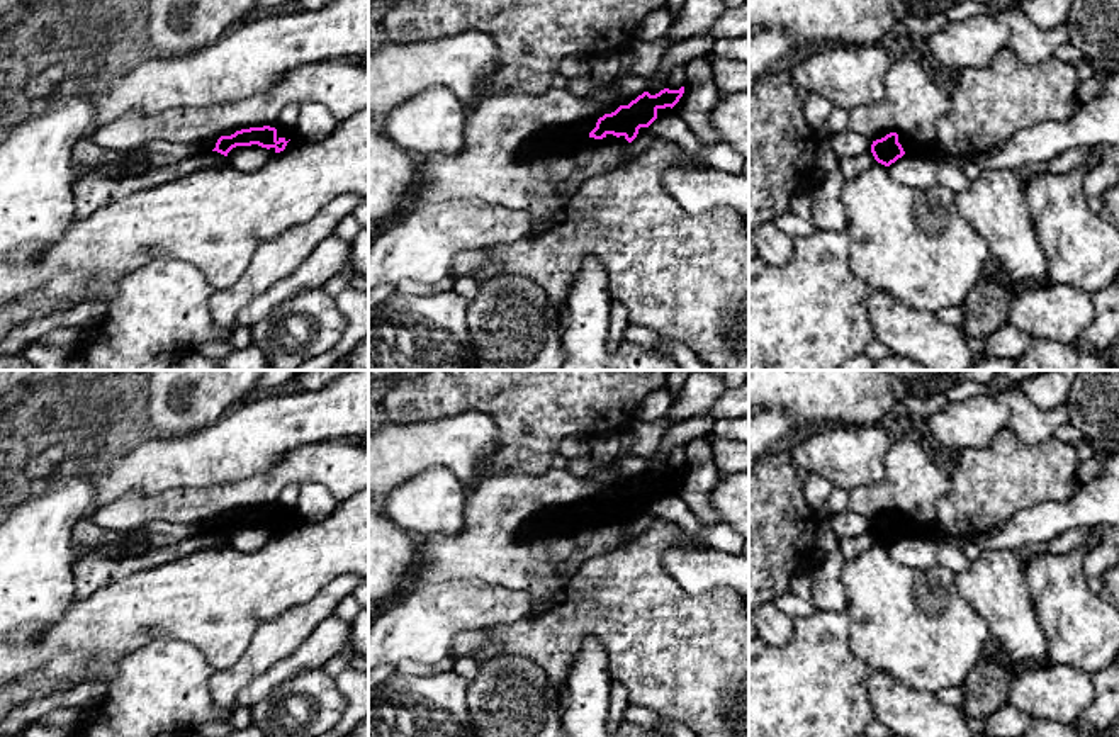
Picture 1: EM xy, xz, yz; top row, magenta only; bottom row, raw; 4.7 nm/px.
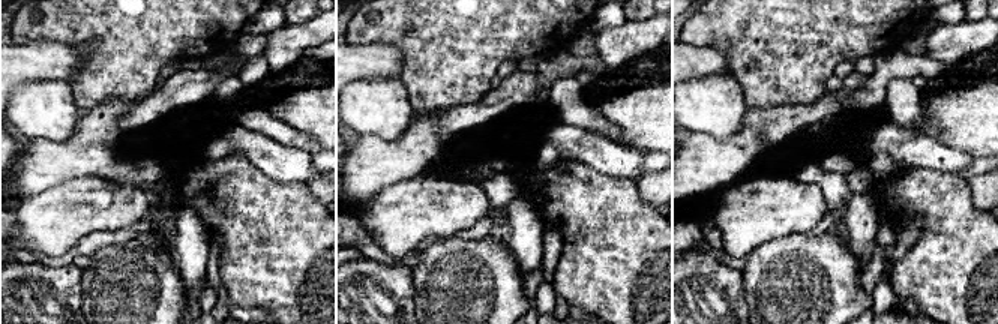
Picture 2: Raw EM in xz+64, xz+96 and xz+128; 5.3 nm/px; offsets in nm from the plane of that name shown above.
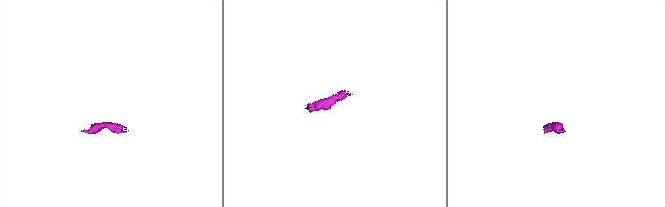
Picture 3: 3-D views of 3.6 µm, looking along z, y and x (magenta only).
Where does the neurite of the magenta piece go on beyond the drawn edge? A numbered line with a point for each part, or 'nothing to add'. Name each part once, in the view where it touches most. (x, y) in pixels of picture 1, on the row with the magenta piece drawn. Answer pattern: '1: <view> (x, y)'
1: yz (909, 145)

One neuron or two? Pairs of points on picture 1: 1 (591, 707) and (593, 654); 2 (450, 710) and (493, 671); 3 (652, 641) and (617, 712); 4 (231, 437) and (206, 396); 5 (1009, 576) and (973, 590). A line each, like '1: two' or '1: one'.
1: one
2: two
3: two
4: two
5: one

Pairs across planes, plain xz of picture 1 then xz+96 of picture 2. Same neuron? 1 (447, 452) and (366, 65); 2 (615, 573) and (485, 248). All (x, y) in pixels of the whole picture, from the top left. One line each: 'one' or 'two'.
1: one
2: two

